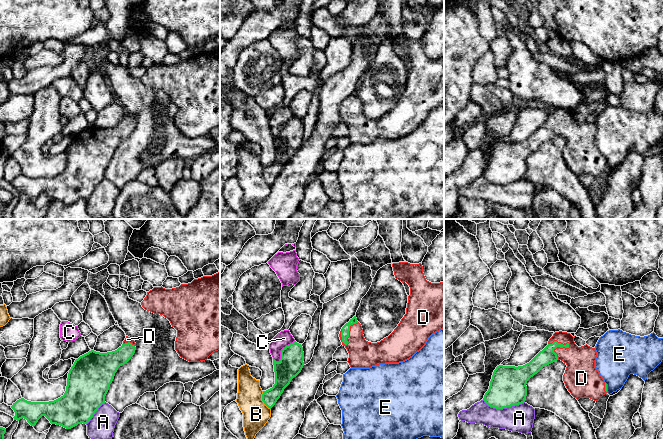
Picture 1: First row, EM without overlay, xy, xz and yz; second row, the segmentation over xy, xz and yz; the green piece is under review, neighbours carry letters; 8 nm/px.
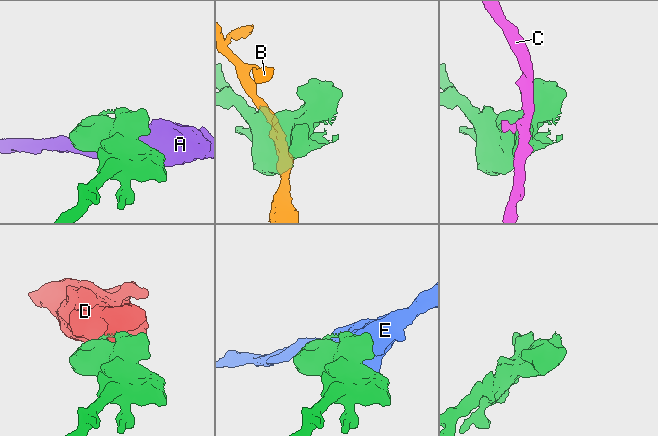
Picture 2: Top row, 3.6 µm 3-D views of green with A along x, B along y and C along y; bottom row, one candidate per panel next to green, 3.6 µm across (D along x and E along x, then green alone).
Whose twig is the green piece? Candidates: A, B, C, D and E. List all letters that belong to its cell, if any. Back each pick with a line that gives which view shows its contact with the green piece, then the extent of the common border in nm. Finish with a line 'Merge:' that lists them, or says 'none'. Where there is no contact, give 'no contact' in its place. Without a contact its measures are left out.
D: meets green in yz; contact 180 nm long
Merge: D

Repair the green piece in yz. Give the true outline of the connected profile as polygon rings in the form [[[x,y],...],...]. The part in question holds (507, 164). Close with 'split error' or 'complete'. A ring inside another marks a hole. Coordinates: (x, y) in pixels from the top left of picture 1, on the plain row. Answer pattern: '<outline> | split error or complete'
[[[555,108],[549,115],[548,121],[540,127],[529,139],[523,142],[503,142],[499,141],[493,148],[488,167],[483,176],[485,179],[496,185],[503,185],[525,178],[527,172],[527,157],[538,149],[544,142],[547,142],[557,136],[563,137],[567,143],[563,151],[563,157],[571,171],[579,176],[580,174],[590,174],[598,177],[607,169],[607,160],[600,152],[595,143],[597,128],[595,124],[587,120],[578,123],[574,114],[567,108]]] | split error

